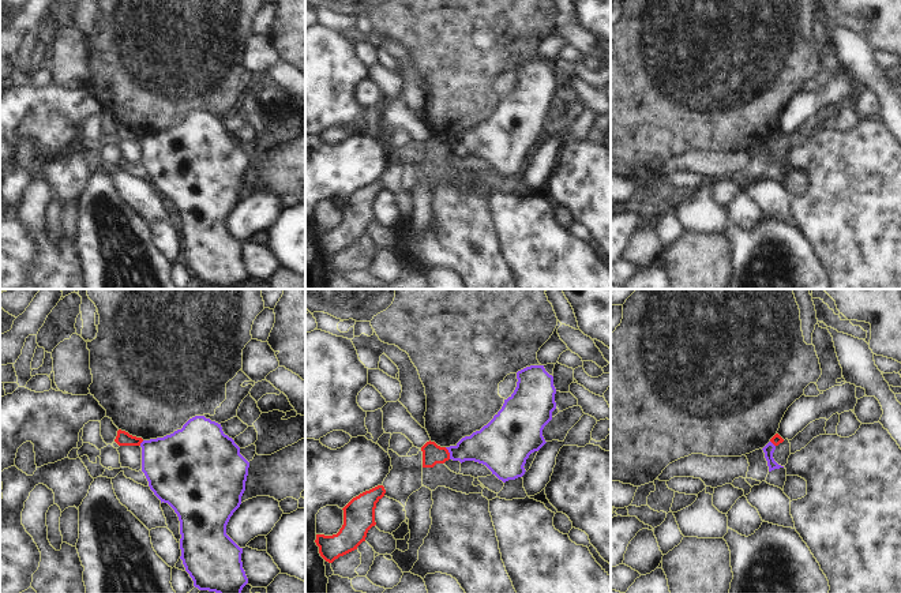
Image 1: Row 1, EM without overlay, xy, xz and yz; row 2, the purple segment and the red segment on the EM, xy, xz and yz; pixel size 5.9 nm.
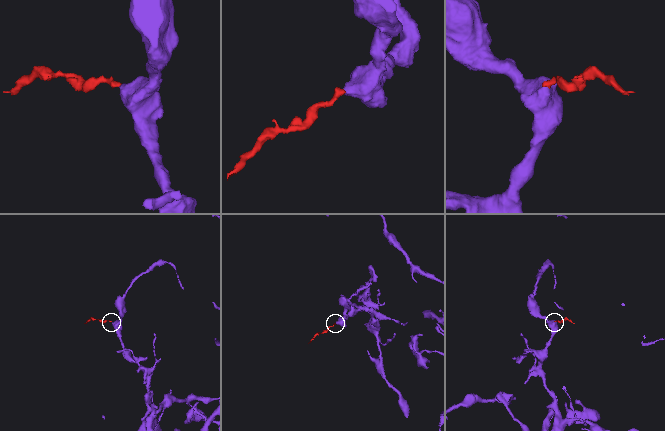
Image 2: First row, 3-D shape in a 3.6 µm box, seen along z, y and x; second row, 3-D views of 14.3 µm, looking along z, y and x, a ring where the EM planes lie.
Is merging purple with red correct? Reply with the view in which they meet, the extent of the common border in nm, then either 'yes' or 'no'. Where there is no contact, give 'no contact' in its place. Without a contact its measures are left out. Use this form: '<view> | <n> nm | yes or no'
xz | 80 nm | no

